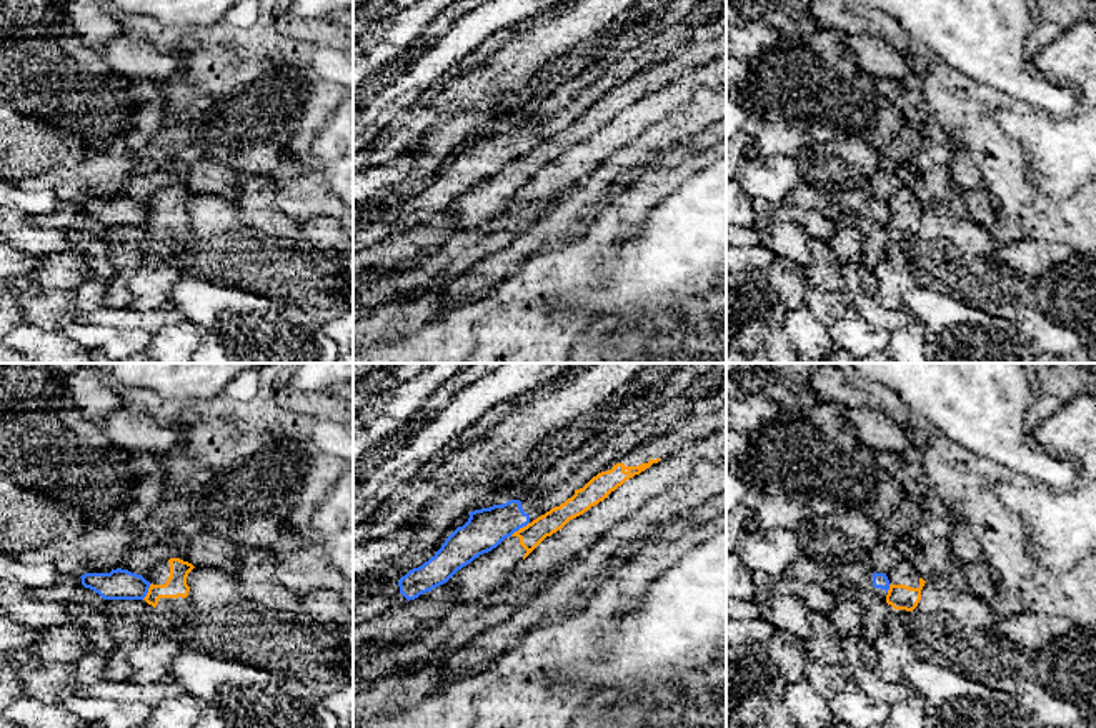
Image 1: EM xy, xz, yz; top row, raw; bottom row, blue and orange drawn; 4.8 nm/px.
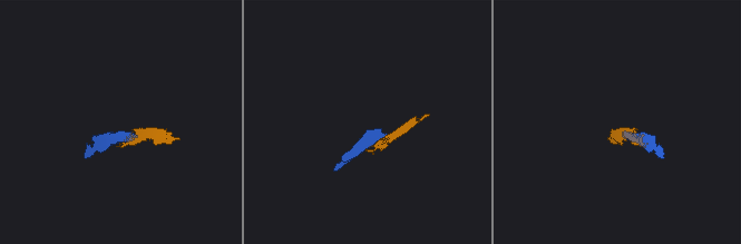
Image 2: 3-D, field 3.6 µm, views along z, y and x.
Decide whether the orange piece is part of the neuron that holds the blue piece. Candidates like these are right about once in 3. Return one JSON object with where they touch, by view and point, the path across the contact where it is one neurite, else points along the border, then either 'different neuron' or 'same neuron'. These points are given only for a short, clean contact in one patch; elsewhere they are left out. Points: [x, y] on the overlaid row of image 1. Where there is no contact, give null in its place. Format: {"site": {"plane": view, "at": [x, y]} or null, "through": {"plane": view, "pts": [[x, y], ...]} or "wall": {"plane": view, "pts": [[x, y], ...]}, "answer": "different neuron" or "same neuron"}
{"site": {"plane": "xz", "at": [518, 528]}, "wall": {"plane": "xz", "pts": [[528, 522], [510, 535]]}, "answer": "different neuron"}

